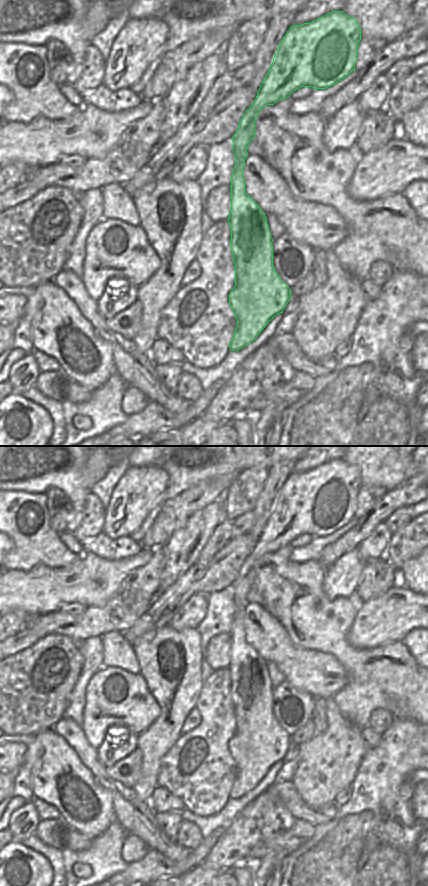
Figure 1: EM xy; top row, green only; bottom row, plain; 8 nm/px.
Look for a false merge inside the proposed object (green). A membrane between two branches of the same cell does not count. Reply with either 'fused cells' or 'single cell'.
single cell

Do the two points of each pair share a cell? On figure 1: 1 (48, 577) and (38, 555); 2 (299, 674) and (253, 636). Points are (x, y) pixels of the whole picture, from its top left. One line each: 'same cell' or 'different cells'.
1: different cells
2: same cell

